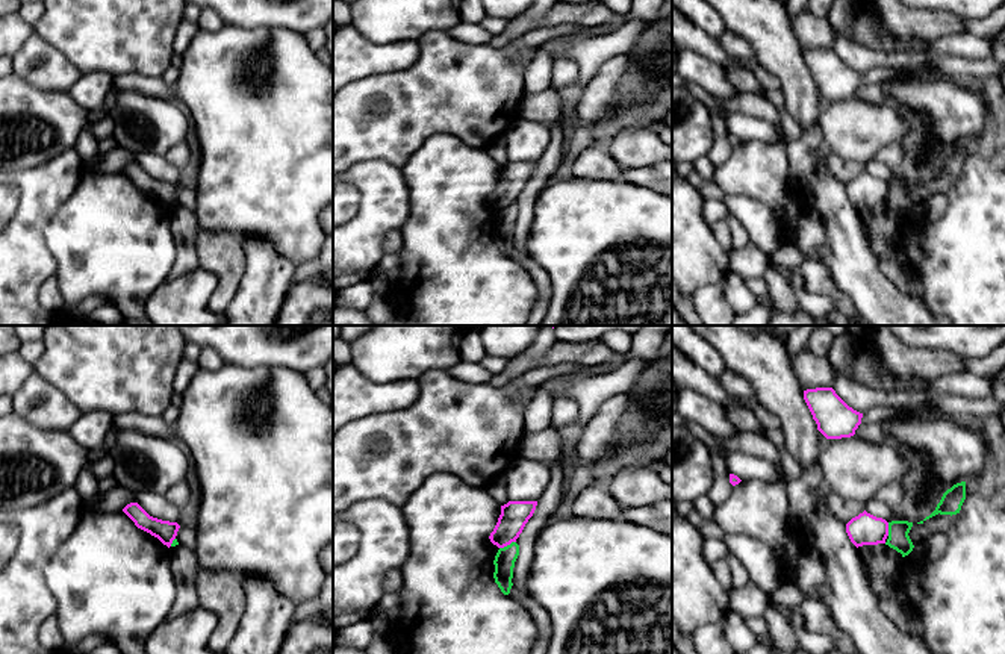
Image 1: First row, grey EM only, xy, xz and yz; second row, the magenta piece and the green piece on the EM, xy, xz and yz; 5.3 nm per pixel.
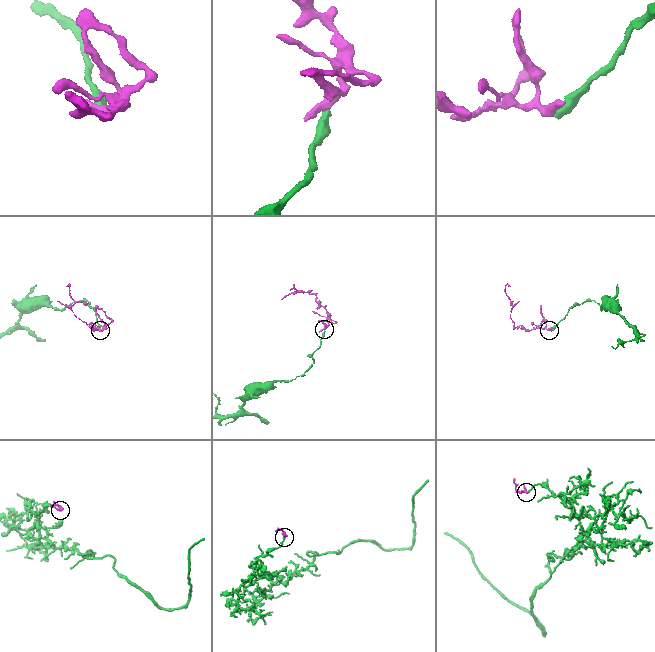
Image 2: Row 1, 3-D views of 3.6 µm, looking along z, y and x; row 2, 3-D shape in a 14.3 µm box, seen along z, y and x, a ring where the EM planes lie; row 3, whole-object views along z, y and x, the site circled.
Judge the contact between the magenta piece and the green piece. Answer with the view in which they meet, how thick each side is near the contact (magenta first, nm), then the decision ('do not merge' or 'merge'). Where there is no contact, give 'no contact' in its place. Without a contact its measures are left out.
xz | 150/110 nm | do not merge

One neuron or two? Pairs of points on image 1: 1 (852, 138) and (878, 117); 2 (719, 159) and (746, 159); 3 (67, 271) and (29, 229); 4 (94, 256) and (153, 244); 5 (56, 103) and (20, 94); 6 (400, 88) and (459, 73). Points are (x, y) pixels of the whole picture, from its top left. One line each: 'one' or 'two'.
1: one
2: two
3: two
4: one
5: one
6: one

